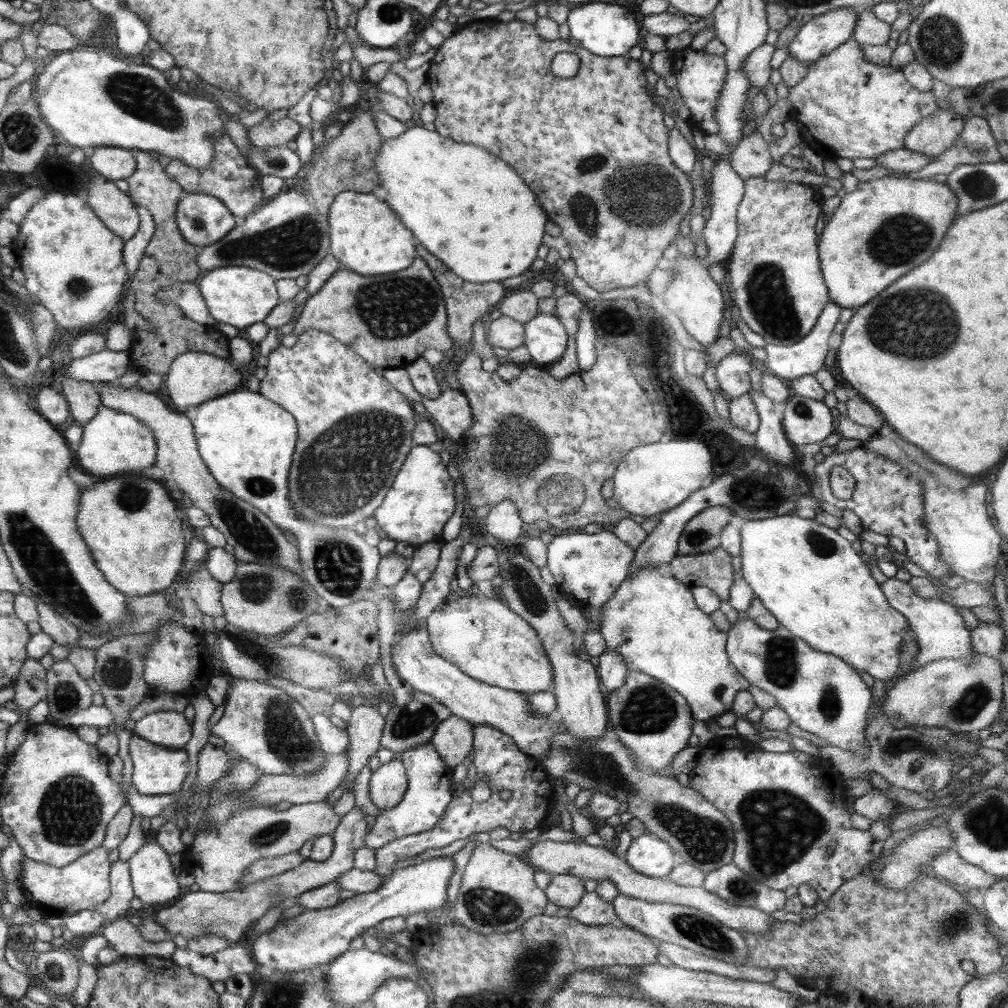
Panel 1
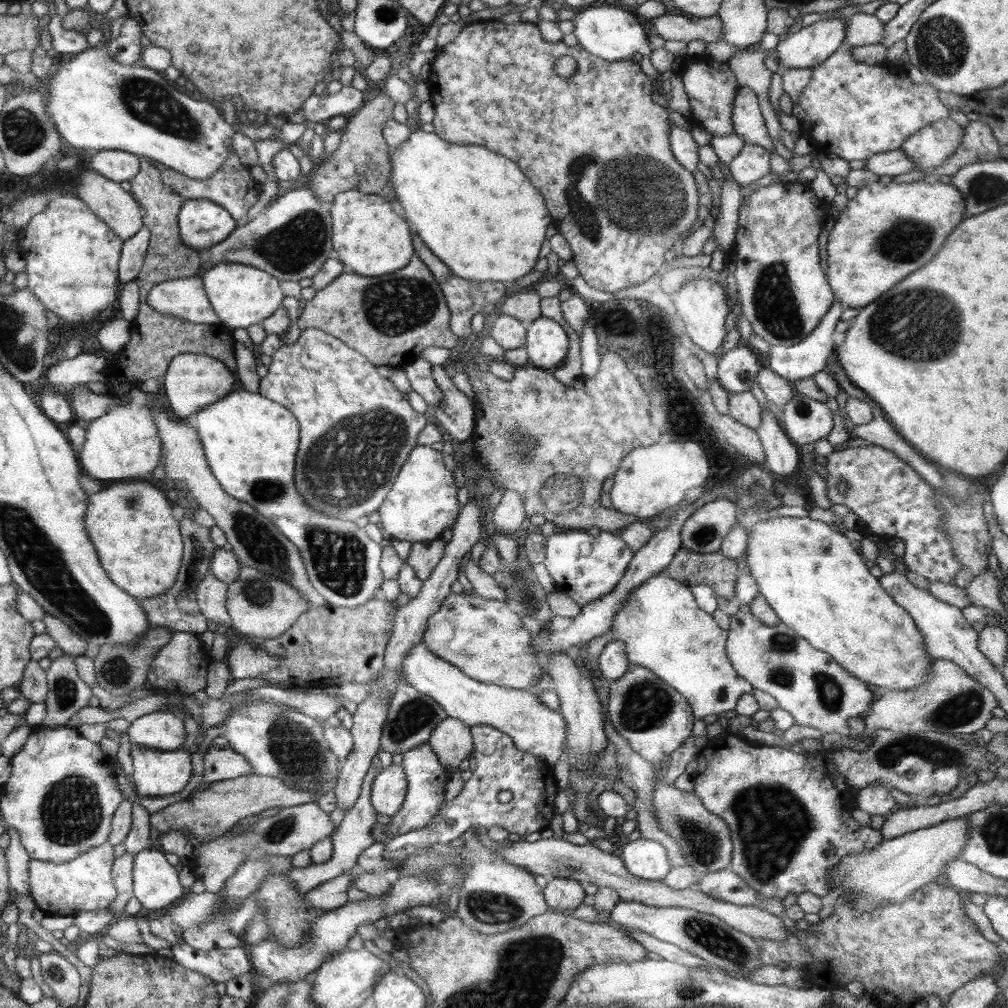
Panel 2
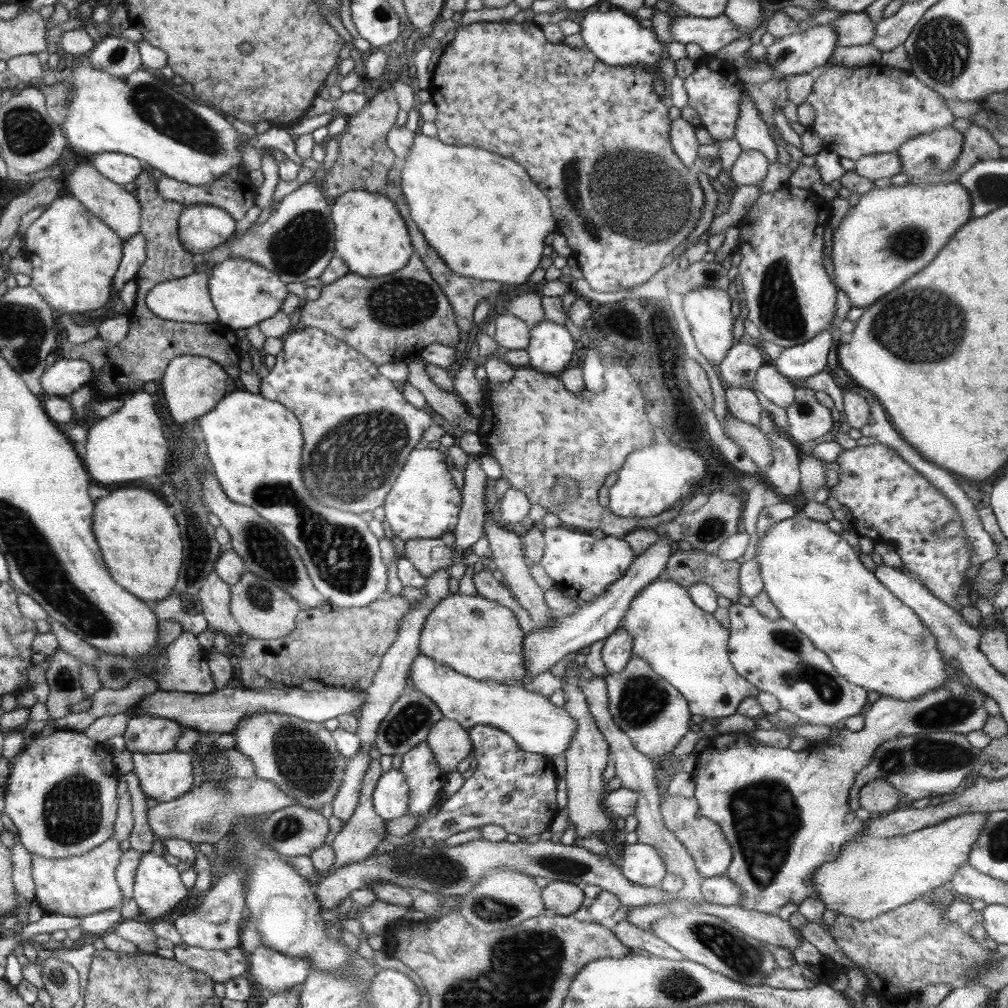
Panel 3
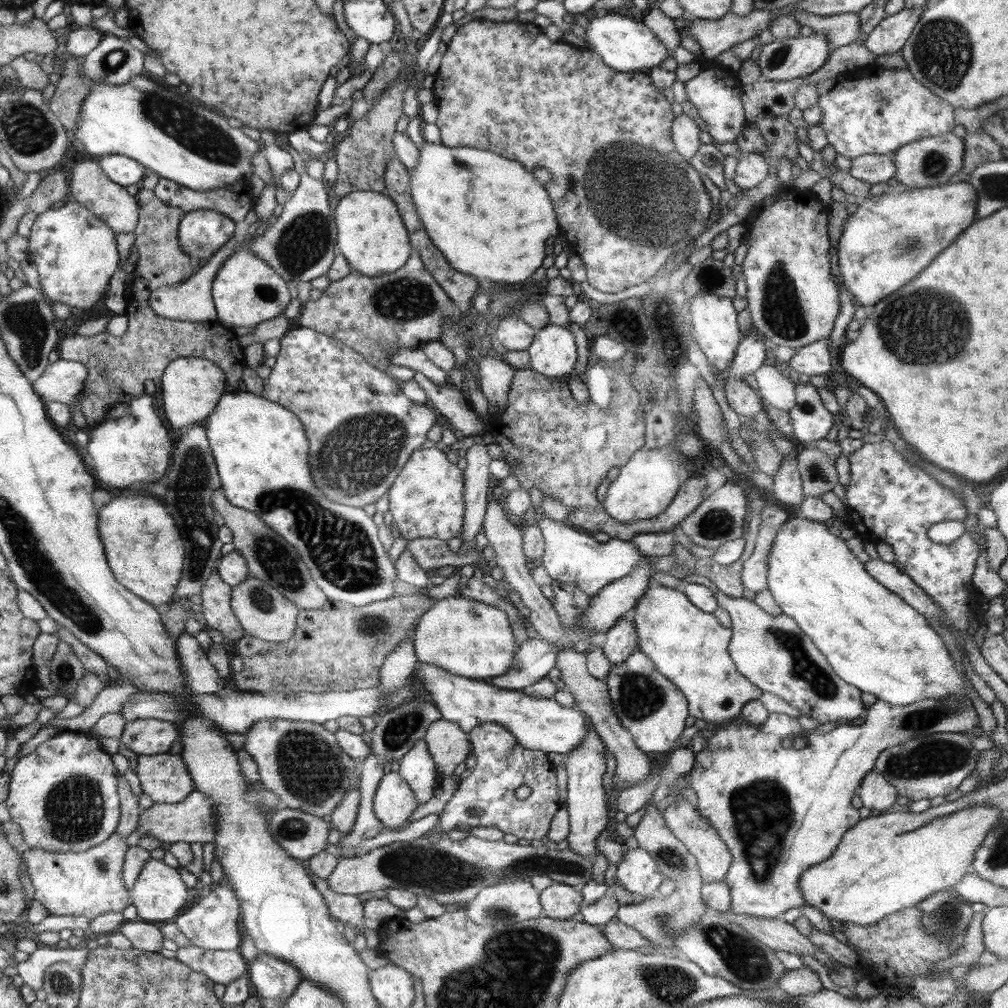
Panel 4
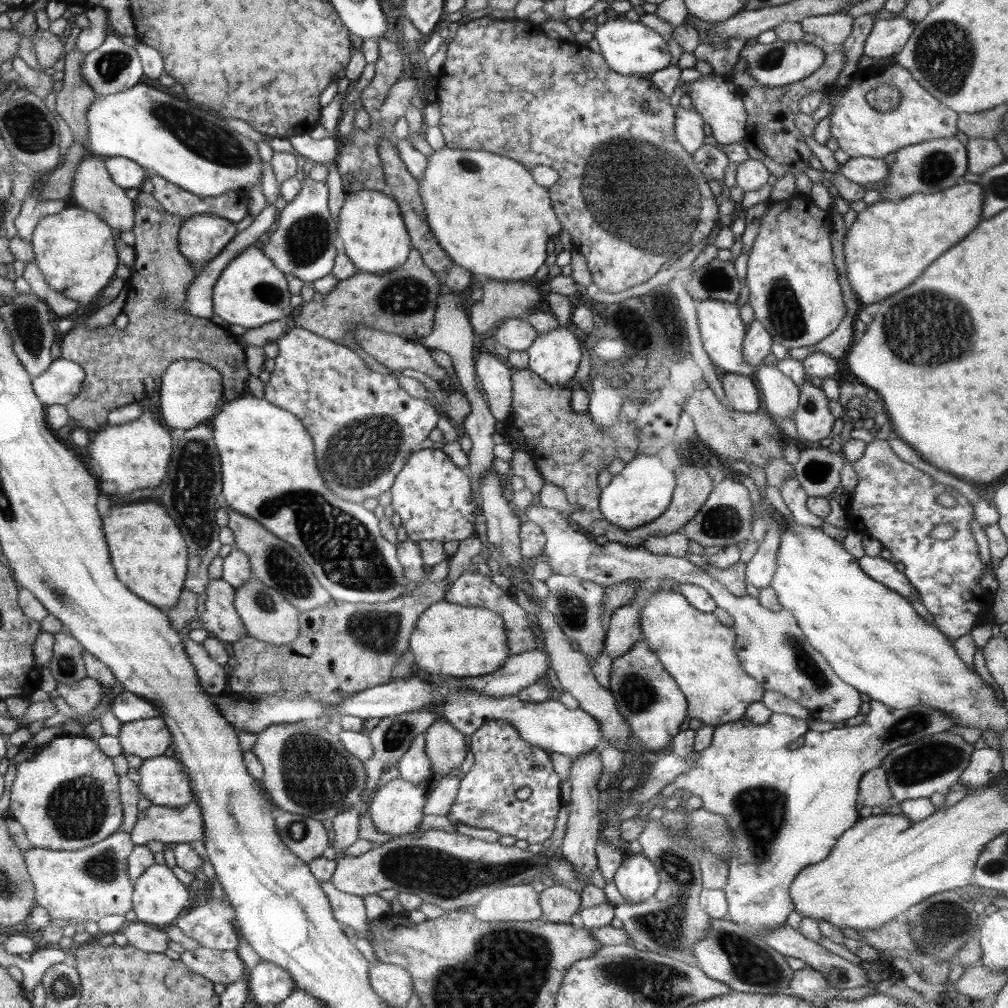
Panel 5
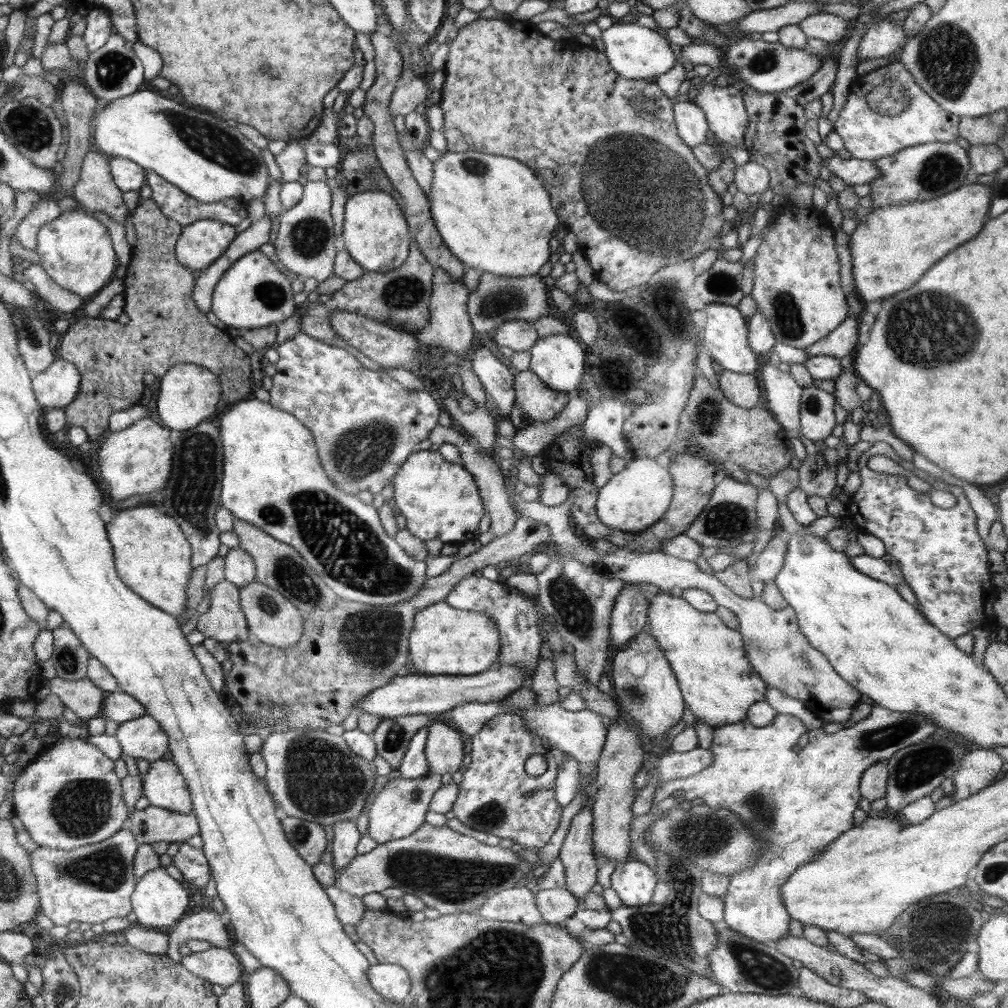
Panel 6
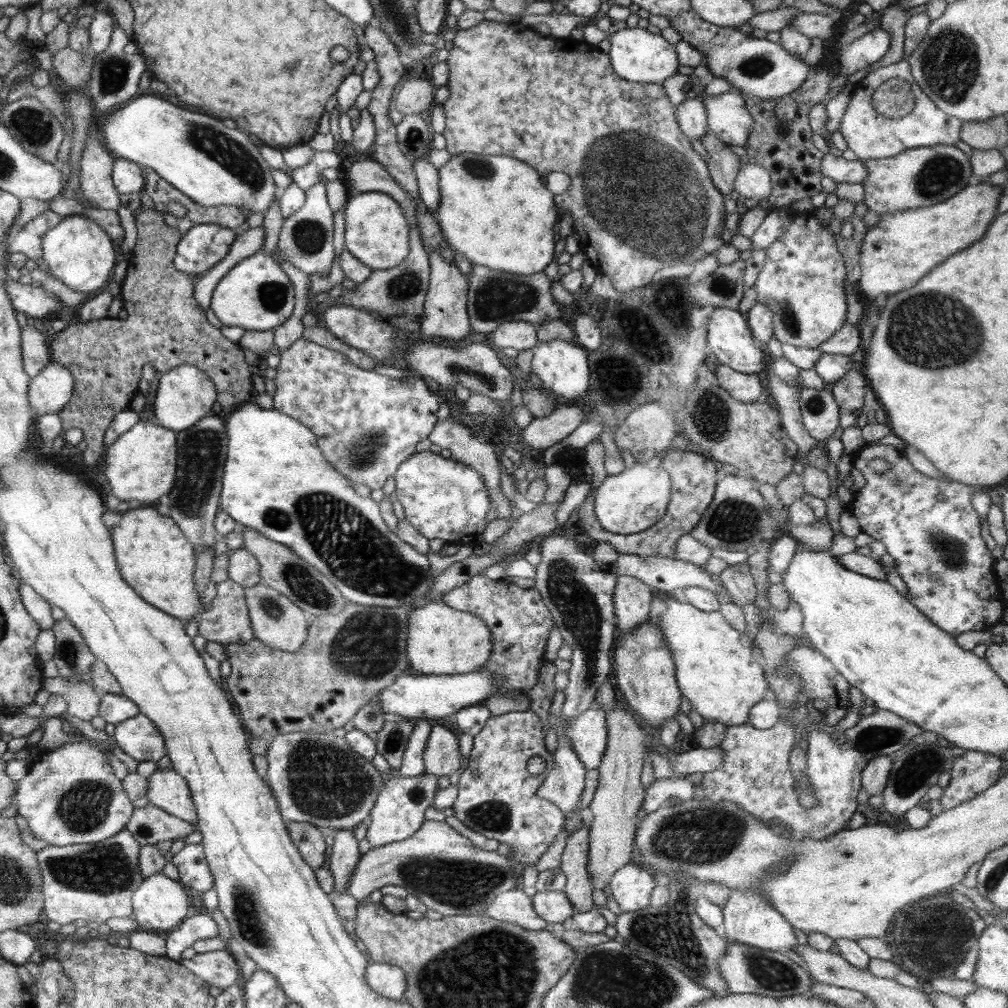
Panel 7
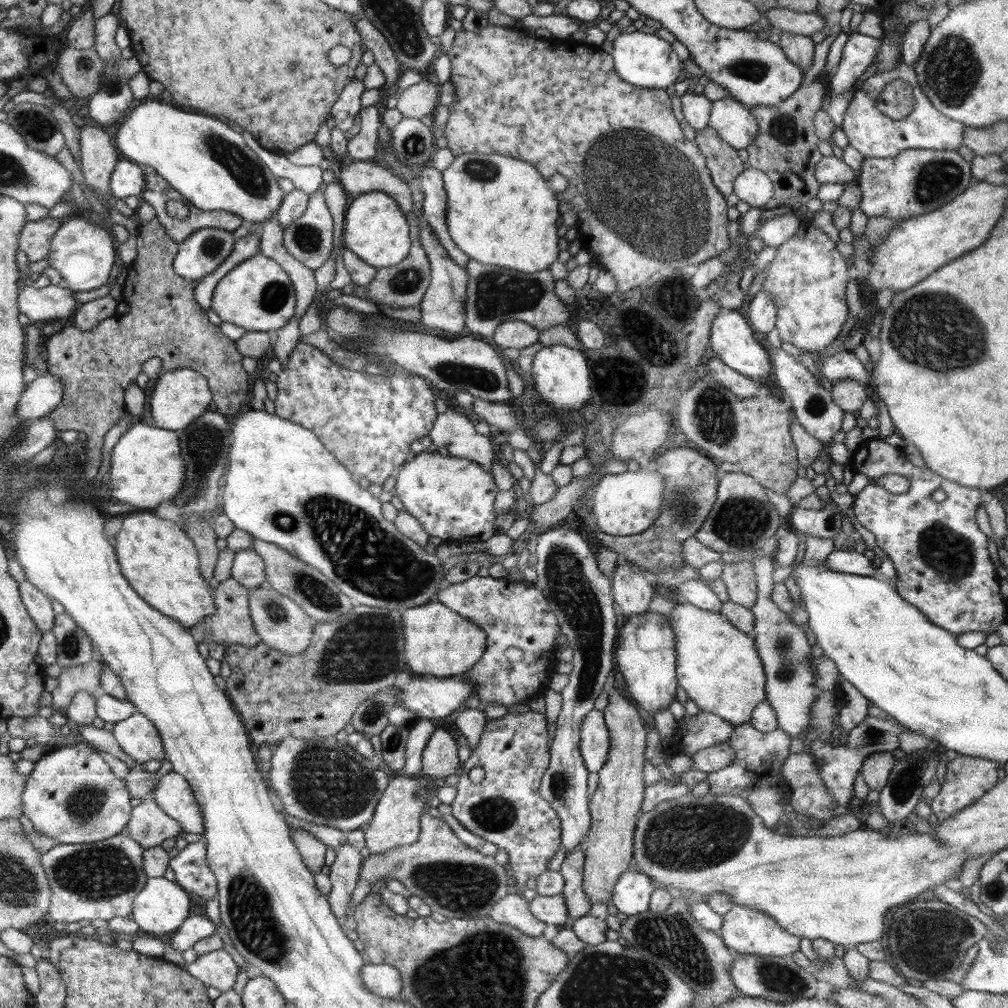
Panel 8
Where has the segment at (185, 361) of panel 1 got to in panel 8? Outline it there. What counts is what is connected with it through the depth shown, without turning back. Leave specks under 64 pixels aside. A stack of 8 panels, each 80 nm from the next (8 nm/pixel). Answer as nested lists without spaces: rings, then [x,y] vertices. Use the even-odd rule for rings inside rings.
[[[188,368],[161,372],[156,386],[152,392],[152,418],[156,427],[166,430],[182,430],[191,422],[200,418],[204,412],[209,411],[209,404],[213,396],[208,387],[208,381],[202,374]]]

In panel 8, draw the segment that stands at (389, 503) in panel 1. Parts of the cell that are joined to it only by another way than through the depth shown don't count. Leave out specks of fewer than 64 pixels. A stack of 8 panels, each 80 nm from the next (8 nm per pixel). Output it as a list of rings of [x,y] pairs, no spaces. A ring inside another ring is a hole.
[[[428,451],[403,464],[393,491],[429,536],[462,542],[484,542],[495,535],[494,500],[498,492],[493,476],[472,459]]]

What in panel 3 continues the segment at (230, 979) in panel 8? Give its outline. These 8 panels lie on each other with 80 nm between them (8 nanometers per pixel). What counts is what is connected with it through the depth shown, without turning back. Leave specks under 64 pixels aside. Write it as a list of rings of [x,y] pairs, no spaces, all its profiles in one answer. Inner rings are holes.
[[[182,943],[175,945],[174,959],[191,970],[207,974],[215,983],[248,975],[248,955],[242,947],[228,950],[208,950]]]

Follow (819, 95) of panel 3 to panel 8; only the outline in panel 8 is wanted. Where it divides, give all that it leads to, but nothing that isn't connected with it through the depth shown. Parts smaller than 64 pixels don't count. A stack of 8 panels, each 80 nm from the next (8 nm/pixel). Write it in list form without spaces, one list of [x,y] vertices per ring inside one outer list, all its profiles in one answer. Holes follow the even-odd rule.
[[[901,61],[893,70],[878,71],[866,80],[858,91],[854,92],[849,103],[841,128],[848,137],[849,145],[863,154],[864,158],[888,158],[896,156],[906,149],[928,150],[958,150],[963,144],[964,127],[961,122],[956,122],[944,116],[923,93],[917,81],[913,66]],[[892,80],[906,80],[916,90],[916,112],[908,114],[908,118],[894,120],[880,112],[877,107],[877,96],[884,86]]]

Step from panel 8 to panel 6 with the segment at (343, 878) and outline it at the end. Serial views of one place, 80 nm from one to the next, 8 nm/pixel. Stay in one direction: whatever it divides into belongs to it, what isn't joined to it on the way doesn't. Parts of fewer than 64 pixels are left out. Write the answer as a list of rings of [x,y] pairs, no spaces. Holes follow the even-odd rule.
[[[354,819],[350,821],[340,821],[332,828],[332,858],[334,868],[339,872],[341,868],[348,865],[352,858],[357,856],[356,847],[359,844],[362,834],[357,830]]]

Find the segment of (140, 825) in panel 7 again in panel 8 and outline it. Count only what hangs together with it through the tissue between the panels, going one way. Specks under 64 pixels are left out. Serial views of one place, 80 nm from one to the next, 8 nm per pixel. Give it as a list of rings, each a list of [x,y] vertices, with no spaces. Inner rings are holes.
[[[152,797],[145,798],[131,810],[131,818],[127,823],[124,833],[134,839],[135,842],[140,844],[144,849],[158,847],[162,845],[162,842],[165,842],[165,840],[184,835],[180,823],[169,818]]]

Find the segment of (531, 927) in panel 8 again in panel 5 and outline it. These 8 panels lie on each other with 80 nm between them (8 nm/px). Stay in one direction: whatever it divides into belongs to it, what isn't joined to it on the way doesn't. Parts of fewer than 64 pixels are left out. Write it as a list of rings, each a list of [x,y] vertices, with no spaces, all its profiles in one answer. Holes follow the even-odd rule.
[[[532,885],[497,887],[470,910],[482,922],[528,922],[543,918],[538,898]]]

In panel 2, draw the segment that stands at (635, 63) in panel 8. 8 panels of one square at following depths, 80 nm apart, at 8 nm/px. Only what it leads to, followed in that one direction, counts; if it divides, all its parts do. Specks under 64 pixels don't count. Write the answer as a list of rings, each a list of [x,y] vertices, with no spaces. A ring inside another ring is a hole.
[[[605,4],[598,7],[580,8],[572,21],[575,26],[573,32],[579,44],[598,58],[614,62],[632,59],[633,54],[649,56],[653,51],[648,39],[649,35],[644,32],[642,27],[642,20],[627,9],[611,5],[605,6]]]

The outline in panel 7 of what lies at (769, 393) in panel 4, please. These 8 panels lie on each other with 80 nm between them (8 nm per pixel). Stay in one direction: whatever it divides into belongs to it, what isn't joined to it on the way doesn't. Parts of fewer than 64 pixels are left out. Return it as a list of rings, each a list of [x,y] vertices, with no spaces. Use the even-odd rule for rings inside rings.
[[[770,361],[767,362],[765,369],[768,371],[768,392],[774,398],[774,406],[780,412],[783,427],[790,440],[797,444],[799,451],[797,458],[806,463],[810,450],[815,450],[814,447],[821,443],[812,438],[802,424],[799,387],[798,385],[788,385],[782,379],[778,379],[772,373]]]

